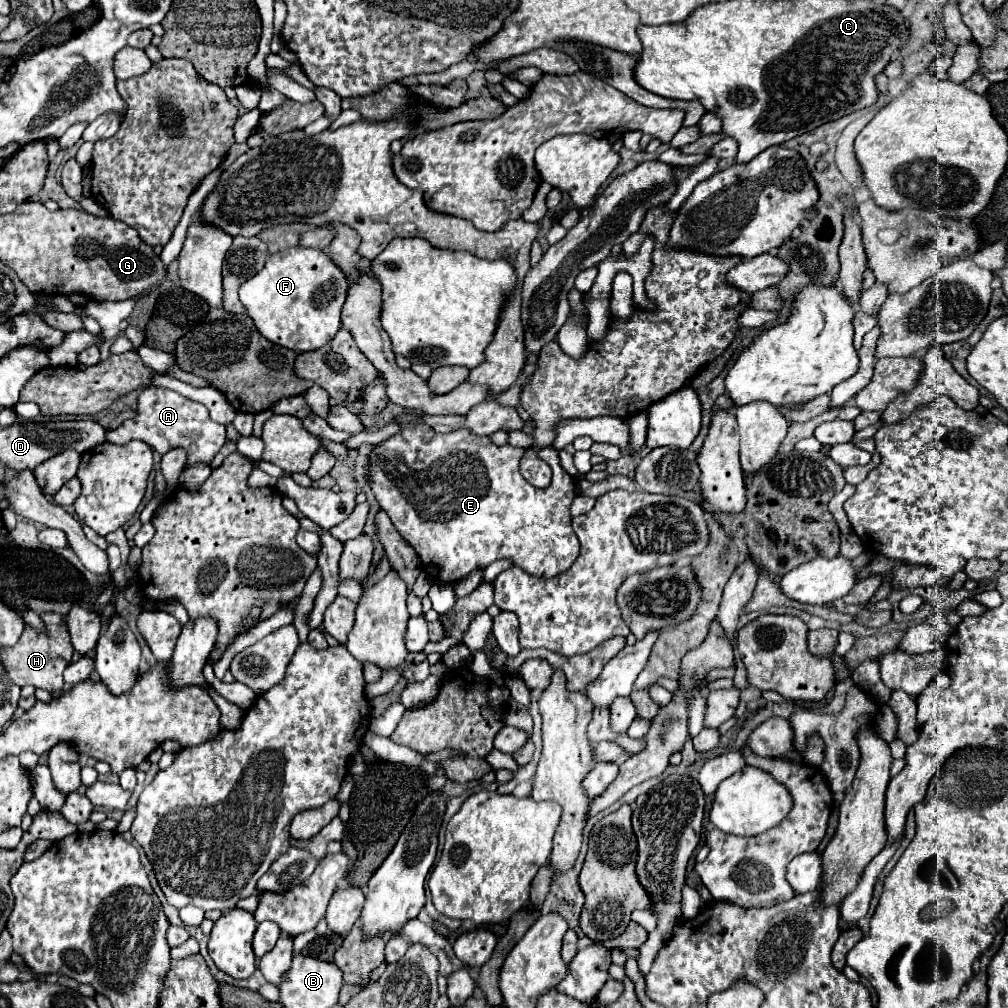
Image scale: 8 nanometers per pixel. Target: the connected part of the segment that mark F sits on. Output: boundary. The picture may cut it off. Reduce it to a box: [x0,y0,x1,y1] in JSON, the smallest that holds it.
[238,246,348,354]

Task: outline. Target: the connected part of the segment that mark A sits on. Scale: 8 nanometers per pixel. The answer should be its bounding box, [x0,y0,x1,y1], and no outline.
[106,388,226,466]

